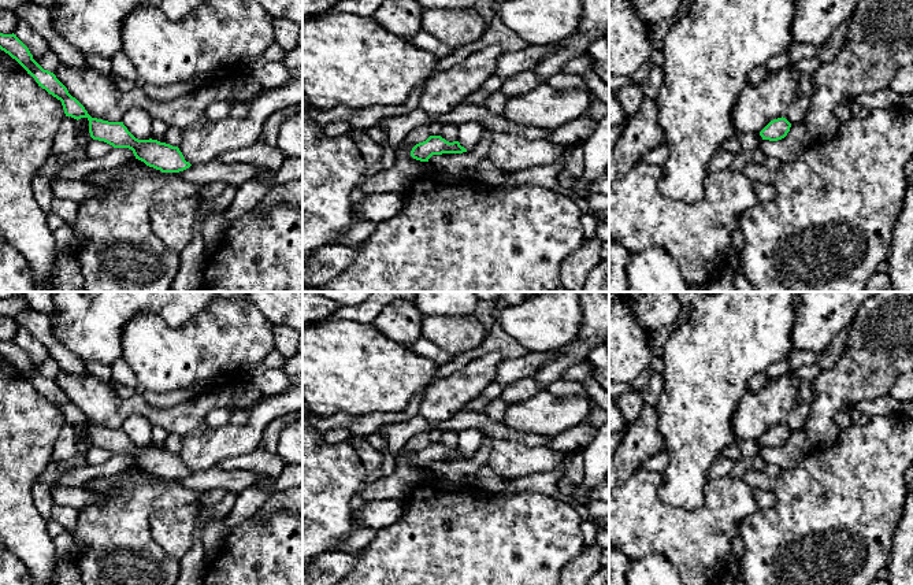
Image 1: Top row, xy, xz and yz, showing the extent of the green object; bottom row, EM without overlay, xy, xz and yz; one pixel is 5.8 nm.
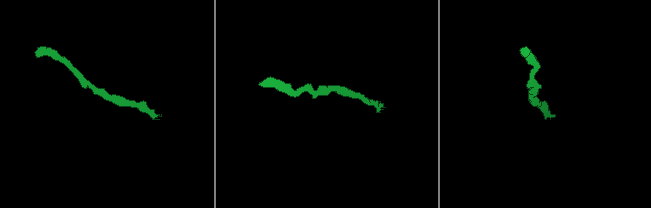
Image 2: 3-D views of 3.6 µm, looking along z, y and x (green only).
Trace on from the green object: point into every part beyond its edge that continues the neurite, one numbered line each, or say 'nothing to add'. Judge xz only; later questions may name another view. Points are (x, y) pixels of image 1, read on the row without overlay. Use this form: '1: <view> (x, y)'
nothing to add

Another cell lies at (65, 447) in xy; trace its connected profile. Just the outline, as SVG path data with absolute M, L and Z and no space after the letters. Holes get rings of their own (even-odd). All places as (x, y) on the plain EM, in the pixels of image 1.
M64 423L52 451L53 462L64 462L77 455L77 426Z

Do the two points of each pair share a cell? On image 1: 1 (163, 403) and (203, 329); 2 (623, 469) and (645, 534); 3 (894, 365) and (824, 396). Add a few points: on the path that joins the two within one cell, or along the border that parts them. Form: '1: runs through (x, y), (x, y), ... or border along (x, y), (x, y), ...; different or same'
1: border along (200, 384), (185, 387), (179, 391), (140, 391); different
2: border along (639, 466), (623, 484); different
3: runs through (876, 365), (842, 384); same

